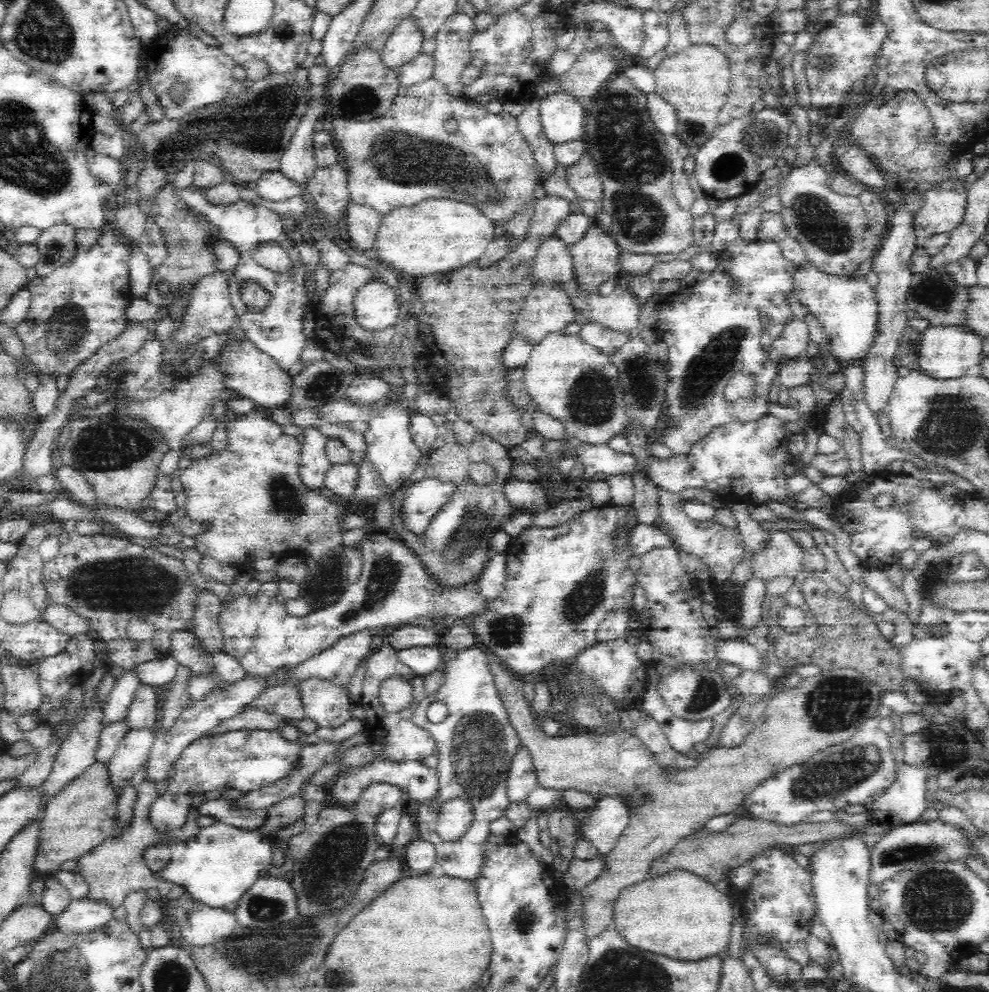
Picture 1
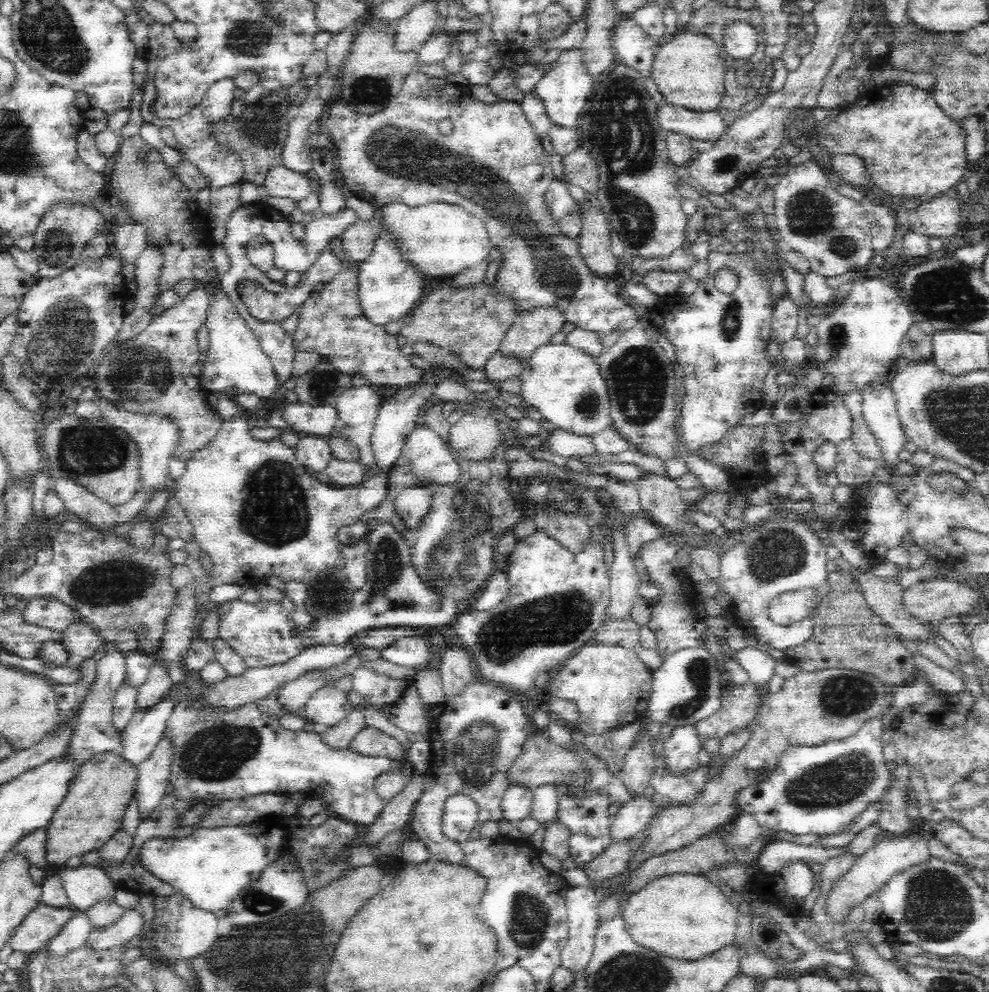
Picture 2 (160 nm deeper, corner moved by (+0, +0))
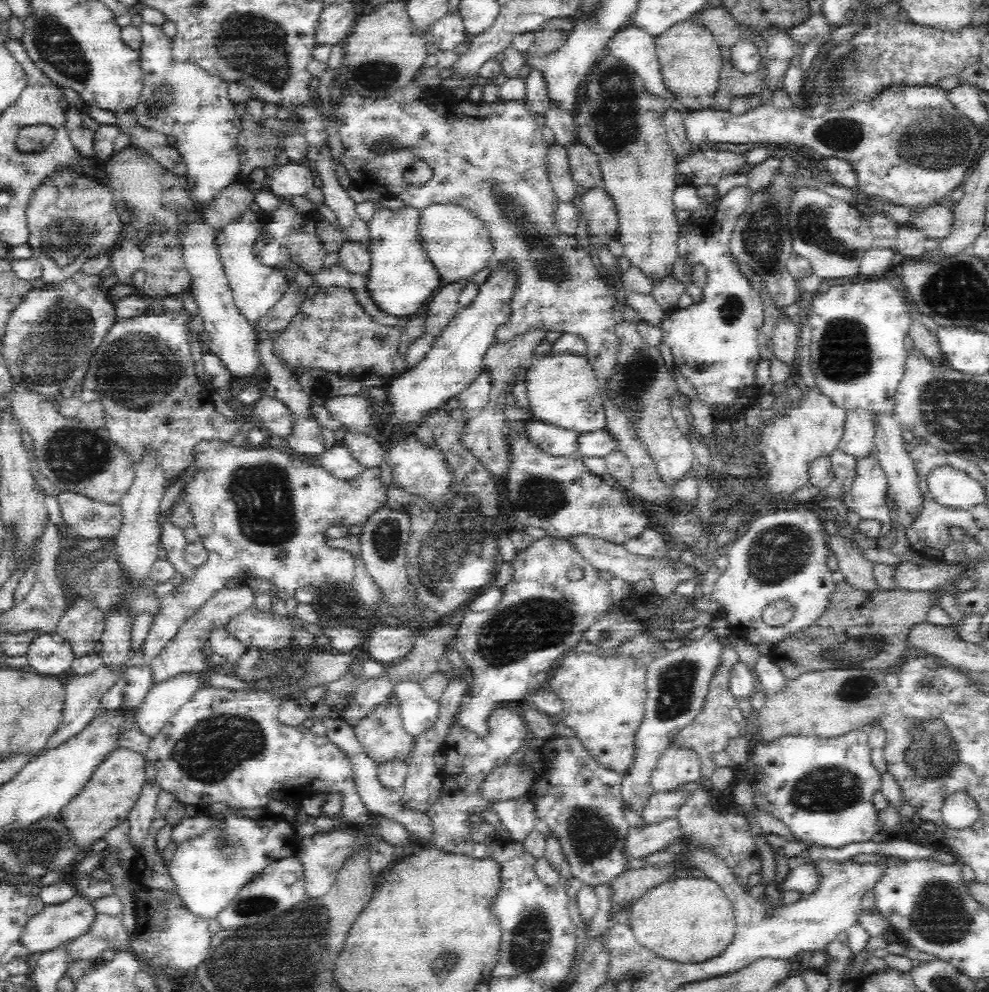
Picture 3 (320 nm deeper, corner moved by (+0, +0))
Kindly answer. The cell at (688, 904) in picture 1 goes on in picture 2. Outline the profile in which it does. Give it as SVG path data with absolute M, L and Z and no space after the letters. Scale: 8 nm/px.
M674 873L645 884L640 890L626 896L626 906L622 908L621 917L625 929L637 945L658 954L666 954L668 958L686 961L702 959L733 944L738 911L715 883L699 874Z

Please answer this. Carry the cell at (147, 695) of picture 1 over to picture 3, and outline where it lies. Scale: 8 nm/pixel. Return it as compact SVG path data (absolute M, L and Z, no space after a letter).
M242 584L236 588L224 587L213 594L212 598L208 598L204 602L204 606L198 610L198 613L188 619L186 625L182 626L177 637L154 660L149 662L152 679L151 688L154 688L160 682L166 682L166 680L178 676L178 674L196 674L208 670L208 661L204 658L202 651L204 642L213 631L225 628L235 615L241 614L247 607L254 605L256 593L257 591L249 588L246 584Z

